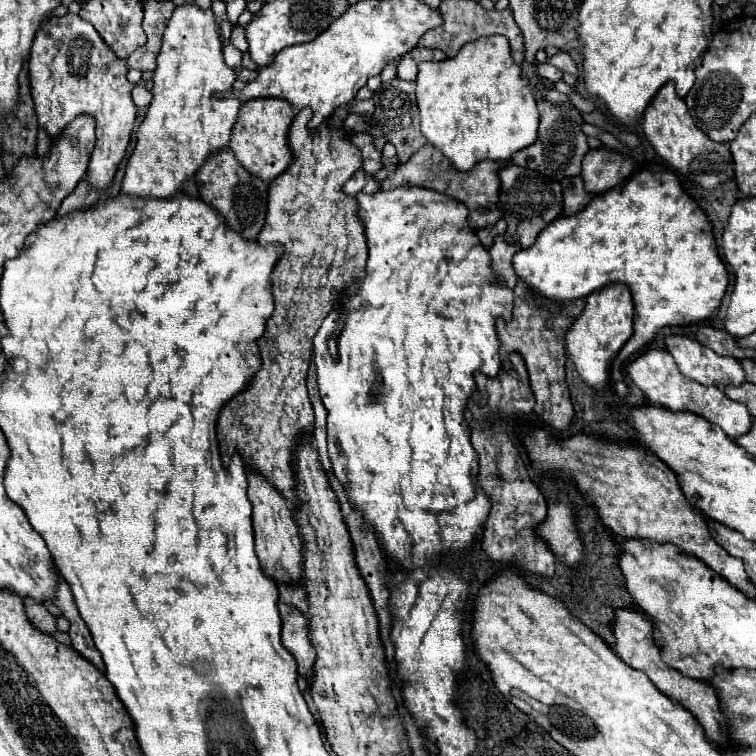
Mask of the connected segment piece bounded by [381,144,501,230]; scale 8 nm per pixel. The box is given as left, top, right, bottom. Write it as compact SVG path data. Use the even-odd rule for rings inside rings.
M425 144L405 164L401 164L391 176L387 176L381 186L383 186L383 190L391 190L391 188L397 188L397 186L411 184L411 186L421 186L421 188L427 188L427 190L447 194L447 196L451 196L457 202L467 206L467 210L469 210L467 224L473 230L481 230L481 228L491 226L499 220L499 212L495 208L497 194L499 194L499 176L497 176L499 168L501 168L499 162L479 162L473 170L459 172L449 164L449 160L445 156L441 156L437 150L433 150L433 146Z

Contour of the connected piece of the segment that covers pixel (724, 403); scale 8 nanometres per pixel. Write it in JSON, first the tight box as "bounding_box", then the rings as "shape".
{"bounding_box":[627,350,753,438],"shape":[[[647,350],[647,352],[643,352],[639,358],[635,358],[627,366],[627,374],[643,390],[643,394],[651,400],[651,404],[669,408],[673,412],[699,414],[699,416],[707,418],[709,422],[721,426],[723,432],[729,434],[731,438],[739,438],[739,436],[747,434],[747,430],[753,426],[753,416],[749,414],[749,410],[741,402],[733,402],[731,398],[727,398],[727,394],[721,388],[703,386],[703,384],[693,382],[687,376],[683,376],[679,372],[673,356],[665,350]]]}

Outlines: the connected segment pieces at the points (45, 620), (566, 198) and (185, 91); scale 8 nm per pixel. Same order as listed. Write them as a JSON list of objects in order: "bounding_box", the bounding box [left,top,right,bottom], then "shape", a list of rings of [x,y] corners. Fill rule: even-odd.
[{"bounding_box":[23,598,55,634],"shape":[[[25,598],[23,604],[25,604],[25,612],[35,628],[39,628],[41,632],[47,632],[47,634],[55,634],[55,616],[41,602],[37,602],[33,598]]]},{"bounding_box":[561,176,593,216],"shape":[[[581,176],[563,178],[563,180],[561,180],[561,188],[563,188],[563,216],[577,214],[577,212],[583,210],[583,208],[589,204],[589,200],[593,198],[591,194],[585,192]]]},{"bounding_box":[121,4,241,198],"shape":[[[193,4],[177,6],[163,36],[163,46],[157,56],[157,68],[153,72],[153,100],[149,104],[147,116],[137,130],[137,146],[127,162],[121,192],[139,198],[173,198],[183,192],[183,186],[195,176],[195,172],[207,162],[209,154],[229,146],[231,132],[241,102],[235,98],[215,98],[225,96],[233,90],[235,72],[223,62],[221,42],[217,36],[215,16],[211,10],[201,10]]]}]

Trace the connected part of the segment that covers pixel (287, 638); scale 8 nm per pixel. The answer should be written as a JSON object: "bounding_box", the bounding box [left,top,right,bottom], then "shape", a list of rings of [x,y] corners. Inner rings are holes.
{"bounding_box":[279,602,315,676],"shape":[[[279,602],[279,614],[283,620],[283,630],[281,630],[281,642],[285,648],[295,656],[299,674],[307,676],[313,670],[315,662],[315,650],[307,638],[307,618],[303,612],[299,612],[291,604]]]}

